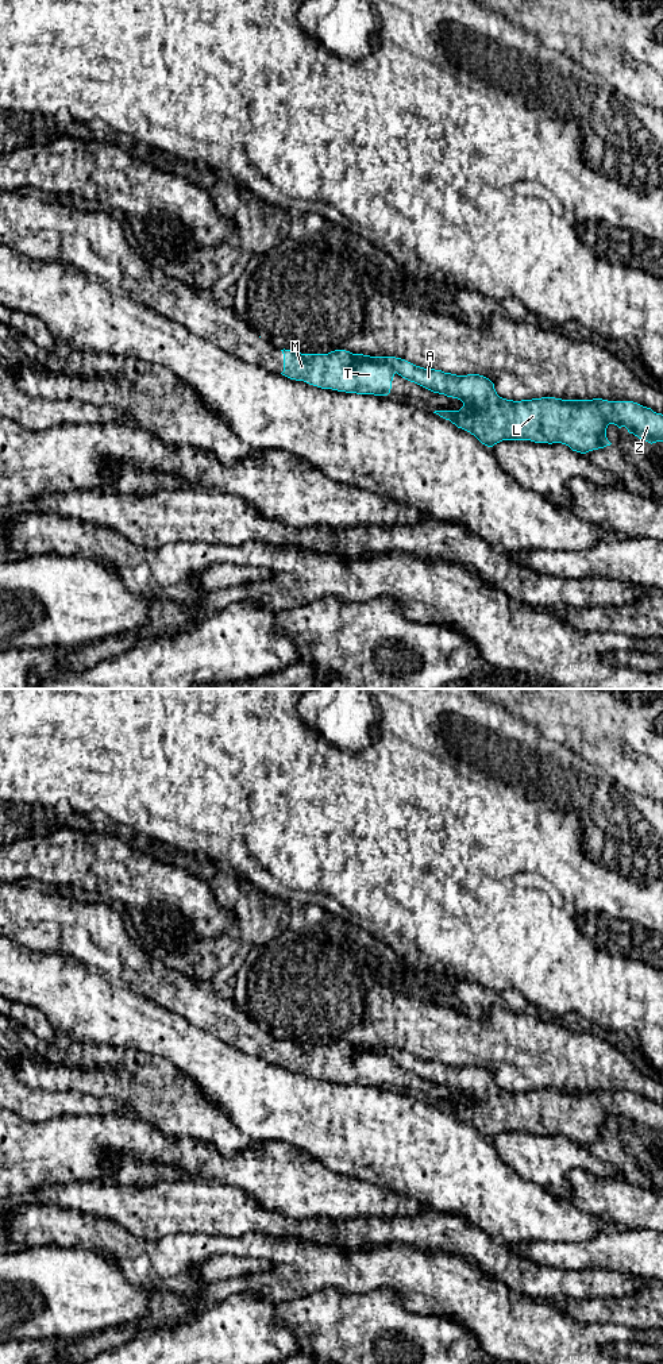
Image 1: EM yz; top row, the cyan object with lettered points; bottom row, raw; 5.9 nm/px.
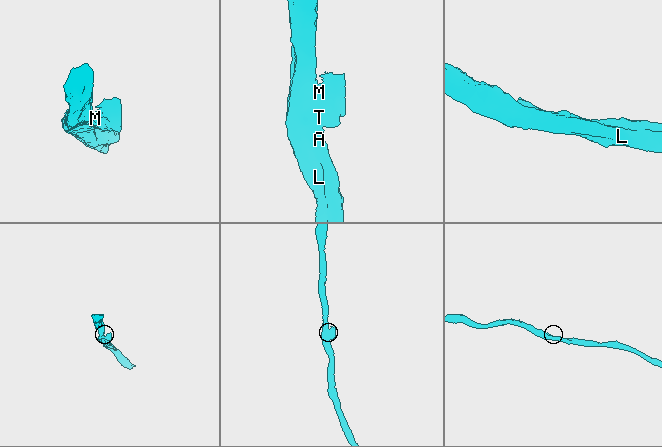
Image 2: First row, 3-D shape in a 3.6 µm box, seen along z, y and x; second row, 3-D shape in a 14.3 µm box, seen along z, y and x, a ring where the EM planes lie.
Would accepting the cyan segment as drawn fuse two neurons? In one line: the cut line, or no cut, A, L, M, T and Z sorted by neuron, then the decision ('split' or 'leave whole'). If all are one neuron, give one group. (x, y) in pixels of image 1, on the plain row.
cut yz (351, 1051), (354, 1054), (362, 1051), (386, 1054), (396, 1063); groups A L Z / M T; split

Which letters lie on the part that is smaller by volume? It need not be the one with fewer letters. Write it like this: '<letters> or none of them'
M, T

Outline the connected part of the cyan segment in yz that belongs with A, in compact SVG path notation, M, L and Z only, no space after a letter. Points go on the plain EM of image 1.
M355 1045L352 1055L362 1051L388 1055L402 1070L433 1084L460 1091L463 1098L459 1102L435 1102L433 1105L470 1124L487 1138L493 1138L502 1132L531 1132L548 1136L562 1134L573 1143L586 1145L612 1136L606 1129L609 1116L618 1120L625 1118L629 1125L651 1136L663 1133L663 1106L633 1093L562 1091L555 1088L513 1093L500 1088L494 1075L479 1066L456 1067L442 1061L424 1060L396 1048Z

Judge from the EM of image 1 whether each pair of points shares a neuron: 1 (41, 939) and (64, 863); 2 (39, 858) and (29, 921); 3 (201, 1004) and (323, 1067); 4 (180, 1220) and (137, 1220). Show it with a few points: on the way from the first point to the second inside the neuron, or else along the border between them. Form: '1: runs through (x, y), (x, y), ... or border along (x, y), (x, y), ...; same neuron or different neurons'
1: border along (47, 887), (56, 890); different neurons
2: border along (14, 881), (33, 882), (56, 890); different neurons
3: runs through (231, 1025), (251, 1040), (273, 1051), (293, 1056); same neuron
4: runs through (169, 1220), (147, 1220); same neuron

